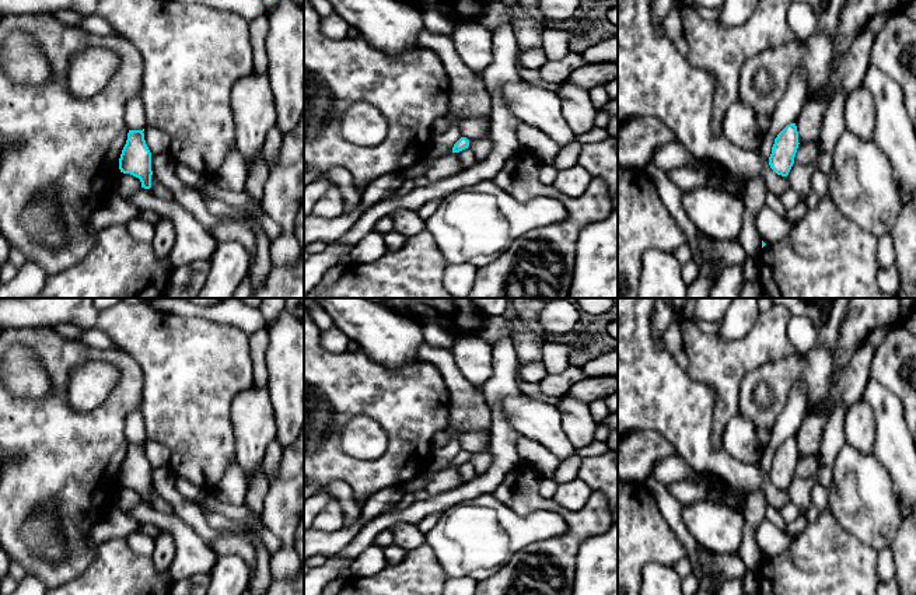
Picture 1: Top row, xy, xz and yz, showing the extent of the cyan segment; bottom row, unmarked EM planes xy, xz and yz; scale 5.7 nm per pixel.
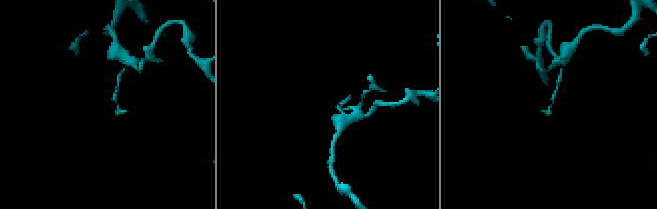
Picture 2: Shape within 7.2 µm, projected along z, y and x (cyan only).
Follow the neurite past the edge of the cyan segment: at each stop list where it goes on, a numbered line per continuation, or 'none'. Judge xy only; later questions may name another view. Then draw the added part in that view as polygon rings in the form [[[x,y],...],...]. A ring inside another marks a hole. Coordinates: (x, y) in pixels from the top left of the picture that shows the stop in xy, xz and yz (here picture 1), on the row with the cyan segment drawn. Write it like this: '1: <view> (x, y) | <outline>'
none

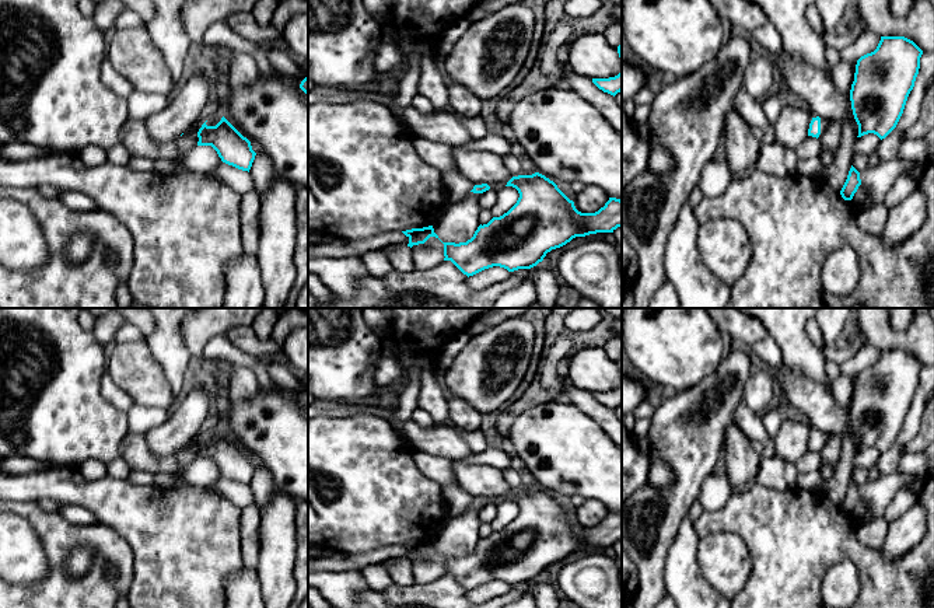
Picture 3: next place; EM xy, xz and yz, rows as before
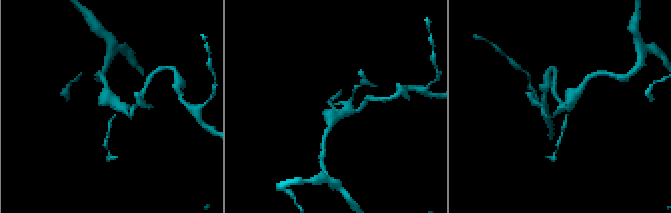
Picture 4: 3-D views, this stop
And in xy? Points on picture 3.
none

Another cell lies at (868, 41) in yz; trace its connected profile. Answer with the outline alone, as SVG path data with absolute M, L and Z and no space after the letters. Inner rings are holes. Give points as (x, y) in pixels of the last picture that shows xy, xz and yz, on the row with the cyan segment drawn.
M867 29L854 43L840 50L840 59L847 63L857 62L861 56L877 49L881 36Z

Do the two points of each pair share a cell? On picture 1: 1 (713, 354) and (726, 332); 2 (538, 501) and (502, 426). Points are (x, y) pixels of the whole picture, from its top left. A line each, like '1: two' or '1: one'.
1: two
2: two

